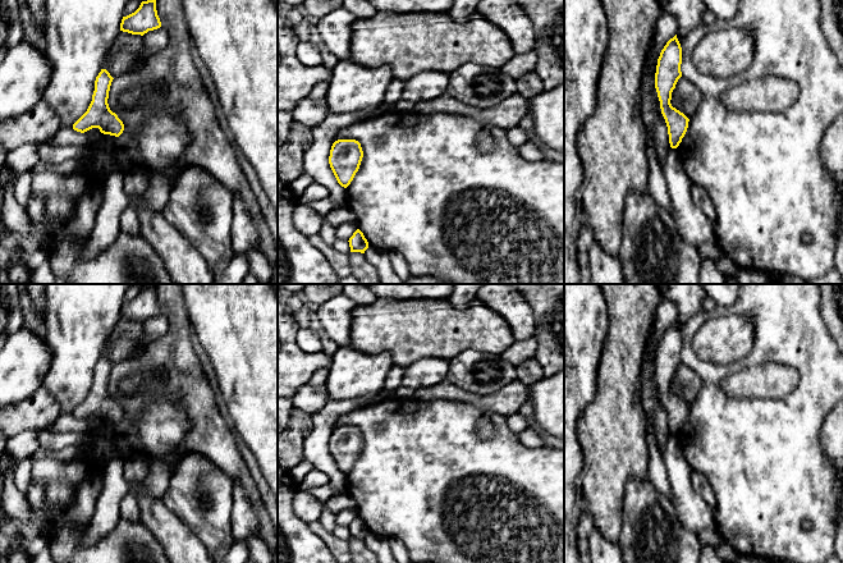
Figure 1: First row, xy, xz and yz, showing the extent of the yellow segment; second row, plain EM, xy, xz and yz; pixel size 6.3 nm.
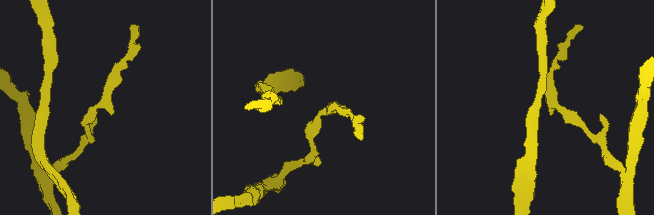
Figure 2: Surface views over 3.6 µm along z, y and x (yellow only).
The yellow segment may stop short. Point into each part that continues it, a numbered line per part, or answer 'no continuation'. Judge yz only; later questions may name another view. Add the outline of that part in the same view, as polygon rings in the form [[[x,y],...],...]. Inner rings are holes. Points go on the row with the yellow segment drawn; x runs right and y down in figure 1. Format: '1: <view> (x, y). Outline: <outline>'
no continuation

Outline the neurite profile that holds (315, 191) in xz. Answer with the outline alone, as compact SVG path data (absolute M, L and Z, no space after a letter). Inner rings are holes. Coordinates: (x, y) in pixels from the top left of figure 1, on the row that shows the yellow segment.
M313 182L306 187L303 194L299 198L303 202L313 202L313 201L329 198L329 196L330 196L330 191L327 187Z

